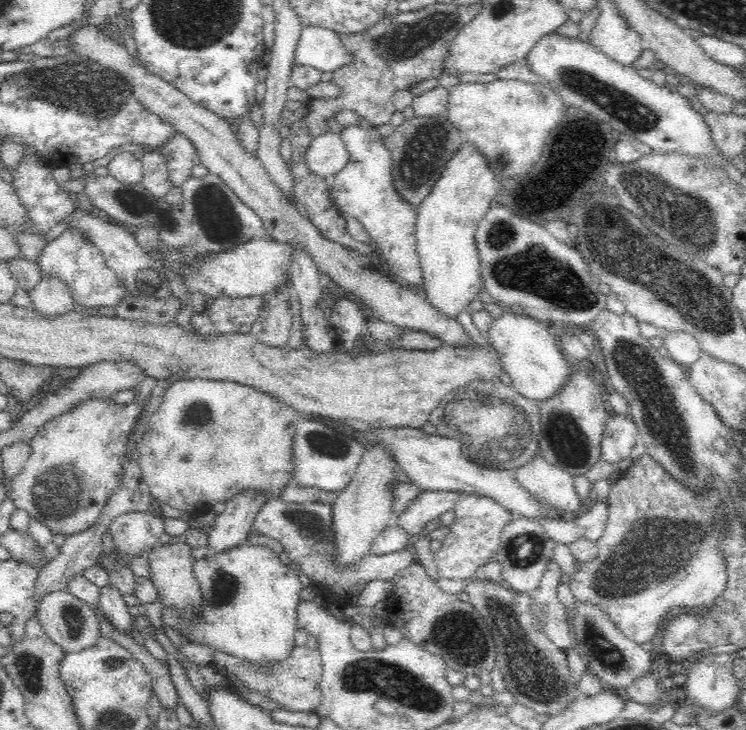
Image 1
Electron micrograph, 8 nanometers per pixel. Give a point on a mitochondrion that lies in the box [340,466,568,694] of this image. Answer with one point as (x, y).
(467, 643)

